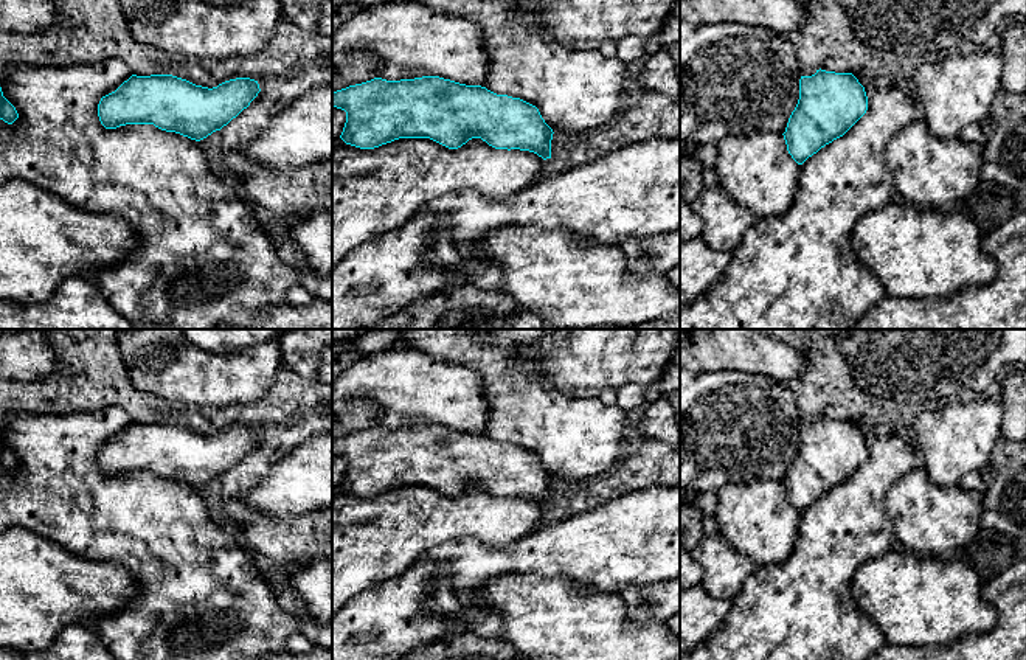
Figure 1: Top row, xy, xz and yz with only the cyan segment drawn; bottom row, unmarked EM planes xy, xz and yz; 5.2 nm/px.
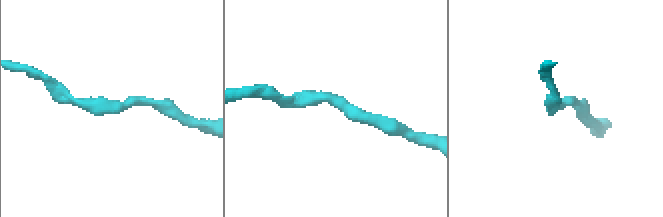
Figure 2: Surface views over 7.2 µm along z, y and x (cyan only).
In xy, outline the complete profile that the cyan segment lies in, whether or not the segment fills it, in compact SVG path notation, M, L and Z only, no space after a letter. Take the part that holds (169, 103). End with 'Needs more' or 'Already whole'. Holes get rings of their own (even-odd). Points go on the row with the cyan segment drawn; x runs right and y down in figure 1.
M132 75L101 98L98 116L106 129L154 124L200 141L236 118L259 92L258 81L250 78L208 89L172 75Z. Already whole

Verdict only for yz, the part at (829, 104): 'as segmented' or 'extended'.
as segmented

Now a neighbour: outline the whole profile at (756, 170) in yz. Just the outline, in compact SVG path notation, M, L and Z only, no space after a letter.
M753 132L720 140L714 168L720 186L756 219L787 213L799 185L799 165L781 134Z

